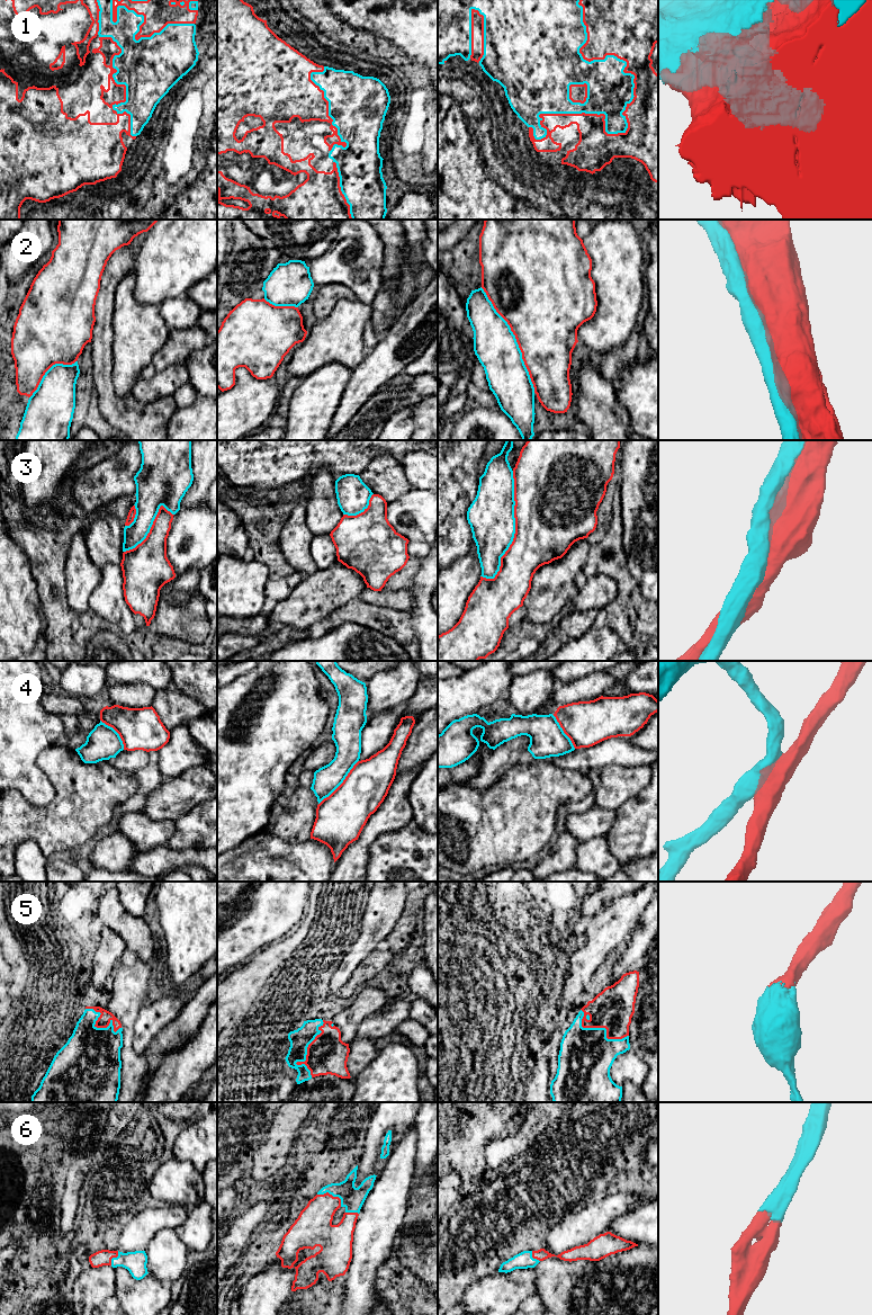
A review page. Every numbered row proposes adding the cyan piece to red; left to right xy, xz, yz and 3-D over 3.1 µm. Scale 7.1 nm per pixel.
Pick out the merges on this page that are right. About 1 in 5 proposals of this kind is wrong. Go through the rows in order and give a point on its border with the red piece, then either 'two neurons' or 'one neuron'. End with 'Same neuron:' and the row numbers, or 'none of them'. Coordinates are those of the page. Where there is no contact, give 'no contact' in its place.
1: contact yz (626, 108); one neuron
2: contact yz (517, 340); one neuron
3: contact yz (515, 528); two neurons
4: contact xz (342, 783); one neuron
5: contact yz (600, 1027); one neuron
6: contact xz (331, 1195); one neuron
Same neuron: 1, 2, 4, 5, 6

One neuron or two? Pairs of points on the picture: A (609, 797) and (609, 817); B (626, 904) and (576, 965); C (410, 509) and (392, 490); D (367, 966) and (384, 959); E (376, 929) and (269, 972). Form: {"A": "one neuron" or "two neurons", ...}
{"A": "two neurons", "B": "one neuron", "C": "two neurons", "D": "one neuron", "E": "two neurons"}

